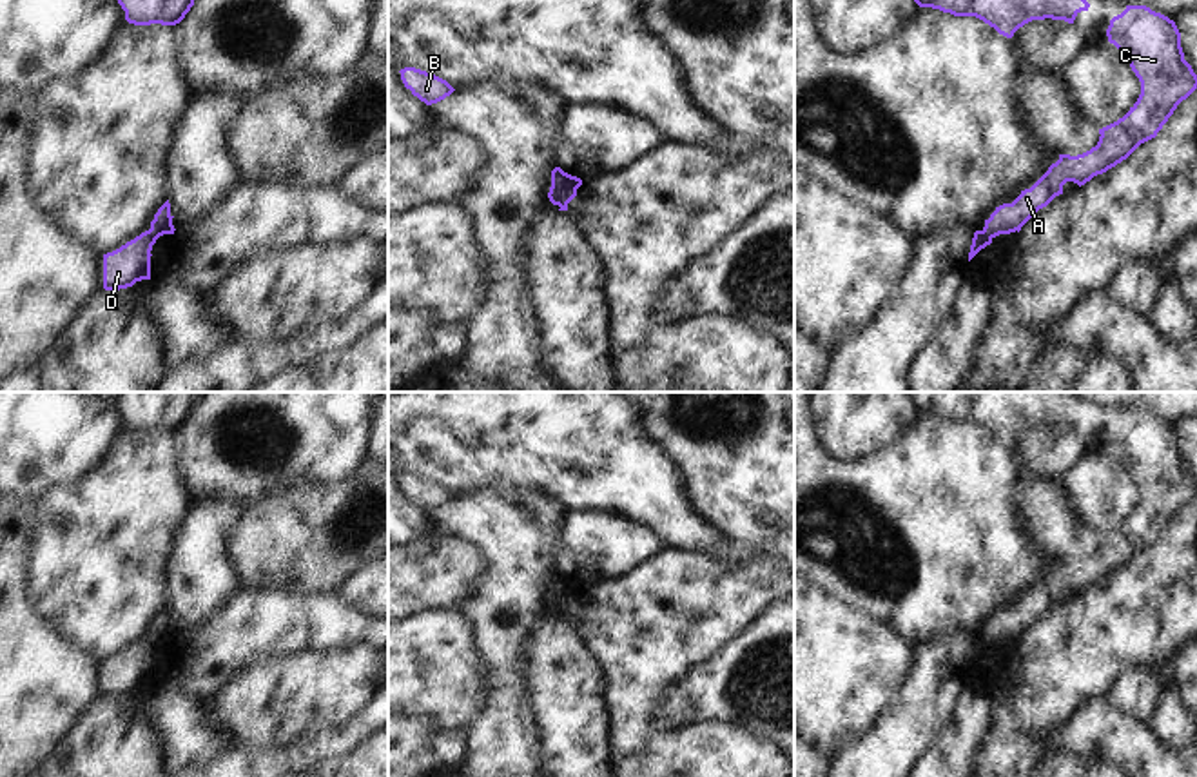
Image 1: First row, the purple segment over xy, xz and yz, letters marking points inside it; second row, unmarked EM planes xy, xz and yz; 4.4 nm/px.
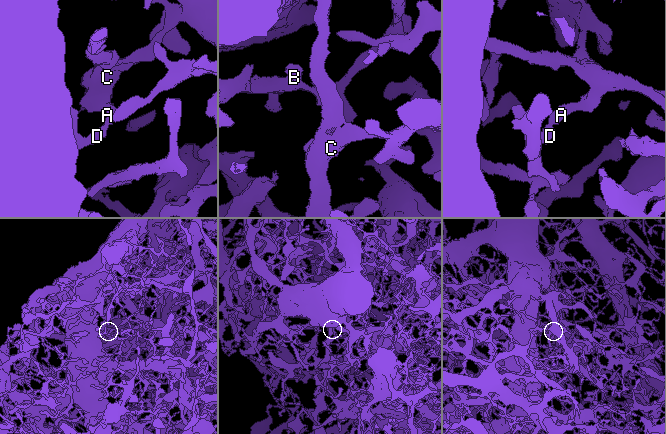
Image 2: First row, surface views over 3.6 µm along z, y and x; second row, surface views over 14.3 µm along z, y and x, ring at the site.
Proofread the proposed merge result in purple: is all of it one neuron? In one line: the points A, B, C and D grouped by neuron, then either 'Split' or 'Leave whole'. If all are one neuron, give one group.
Groups: A C / B D. Split.

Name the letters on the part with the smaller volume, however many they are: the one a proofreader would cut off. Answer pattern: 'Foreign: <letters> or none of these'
Foreign: A, C

